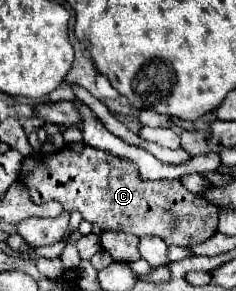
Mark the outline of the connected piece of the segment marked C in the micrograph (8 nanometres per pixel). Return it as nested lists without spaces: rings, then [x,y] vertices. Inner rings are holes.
[[[82,142],[66,144],[50,156],[32,152],[22,162],[20,182],[28,188],[34,204],[56,200],[68,212],[78,210],[84,220],[96,224],[100,230],[136,236],[154,234],[168,246],[204,242],[216,232],[218,224],[218,208],[186,190],[180,180],[142,180],[132,162],[122,162],[122,158]],[[172,222],[178,224],[174,230]]]

